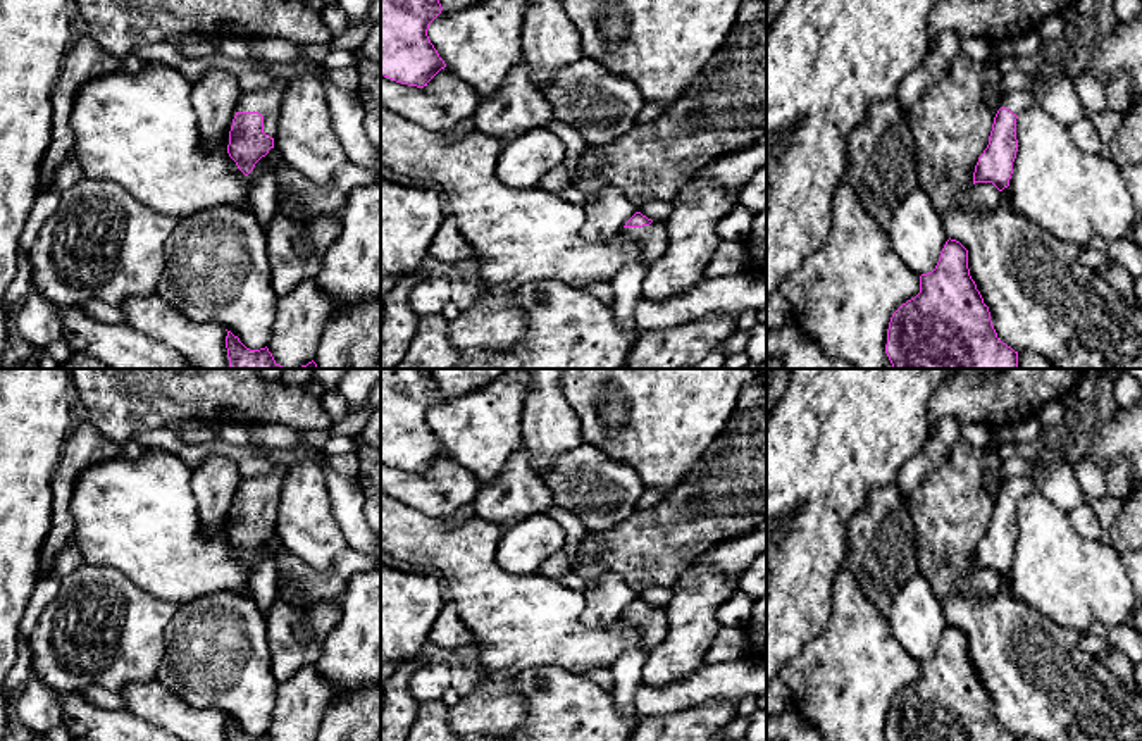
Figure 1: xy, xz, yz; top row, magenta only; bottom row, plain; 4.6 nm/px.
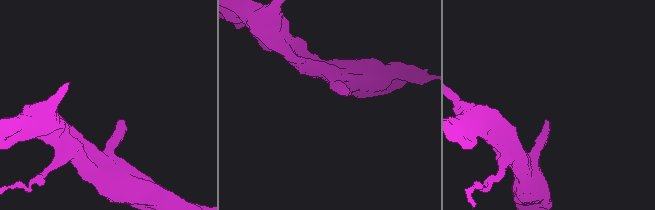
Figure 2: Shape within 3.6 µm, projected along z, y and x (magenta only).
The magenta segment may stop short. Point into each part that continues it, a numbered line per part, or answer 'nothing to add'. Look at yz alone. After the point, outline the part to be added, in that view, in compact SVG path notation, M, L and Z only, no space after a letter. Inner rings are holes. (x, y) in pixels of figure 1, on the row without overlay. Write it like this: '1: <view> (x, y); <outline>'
1: yz (1055, 450); M1059 429L1047 431L1042 438L1044 446L1039 455L1030 460L1033 470L1027 476L1009 477L1004 483L1004 493L1016 501L1028 493L1039 491L1037 477L1042 469L1058 467L1059 464L1071 460L1075 455L1073 448L1064 443Z

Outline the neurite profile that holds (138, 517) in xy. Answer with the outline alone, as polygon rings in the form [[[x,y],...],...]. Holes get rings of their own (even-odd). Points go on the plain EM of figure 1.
[[[160,448],[140,458],[119,455],[83,469],[72,489],[71,514],[72,539],[84,565],[114,570],[140,591],[172,605],[220,591],[250,595],[250,576],[265,557],[267,541],[245,562],[227,539],[229,520],[222,531],[205,536],[193,493],[193,469]]]

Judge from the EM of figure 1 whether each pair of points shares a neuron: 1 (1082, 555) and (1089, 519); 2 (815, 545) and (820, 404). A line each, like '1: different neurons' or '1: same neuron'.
1: different neurons
2: same neuron

